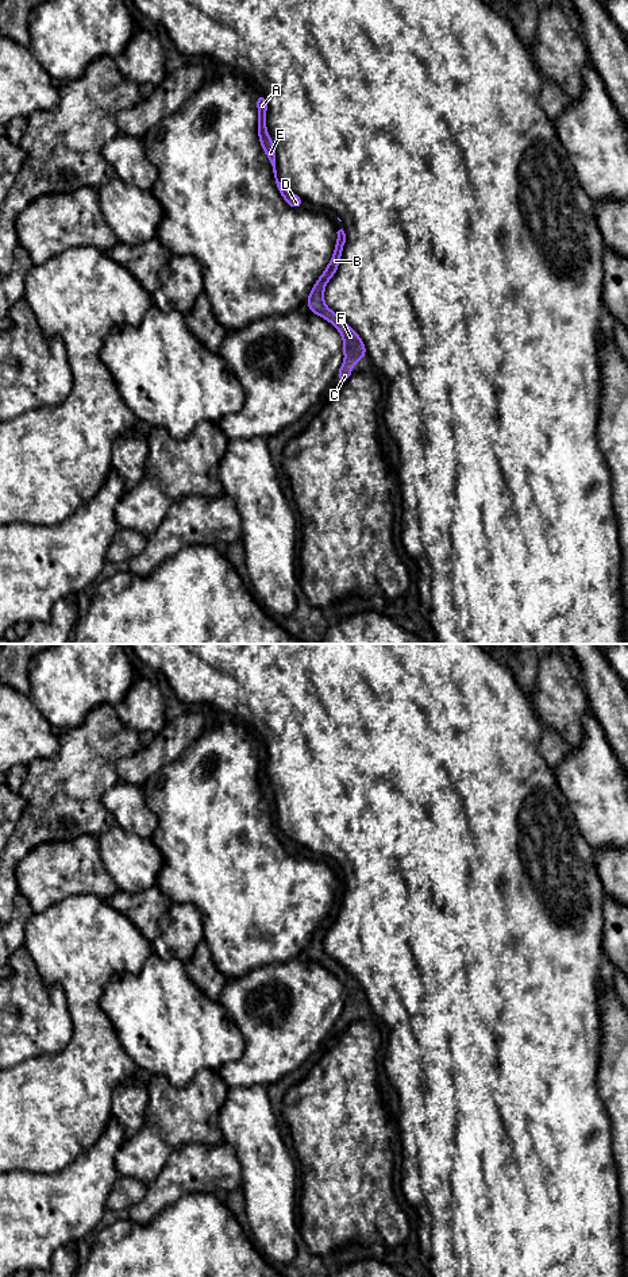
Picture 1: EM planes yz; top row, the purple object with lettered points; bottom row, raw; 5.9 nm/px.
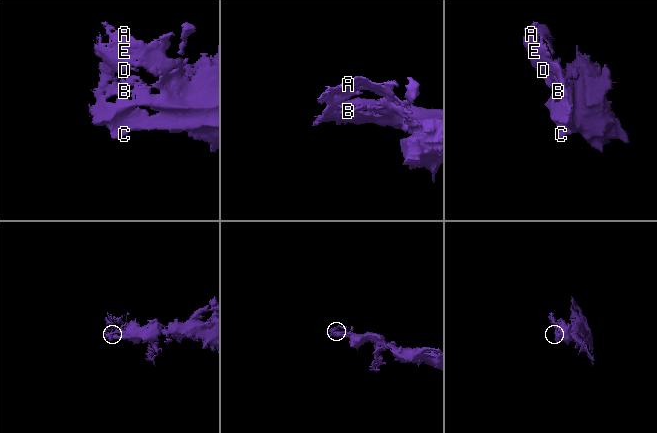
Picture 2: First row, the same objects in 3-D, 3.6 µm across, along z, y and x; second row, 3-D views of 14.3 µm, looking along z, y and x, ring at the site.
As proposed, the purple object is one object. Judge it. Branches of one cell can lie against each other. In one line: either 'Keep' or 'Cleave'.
Keep

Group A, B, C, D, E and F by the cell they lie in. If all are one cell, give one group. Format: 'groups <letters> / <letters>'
groups A B C D E F

